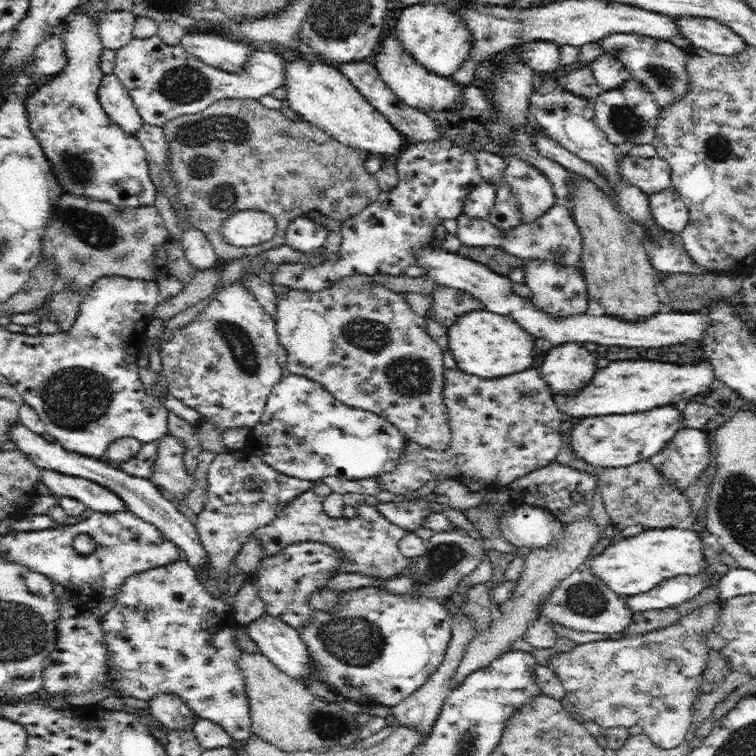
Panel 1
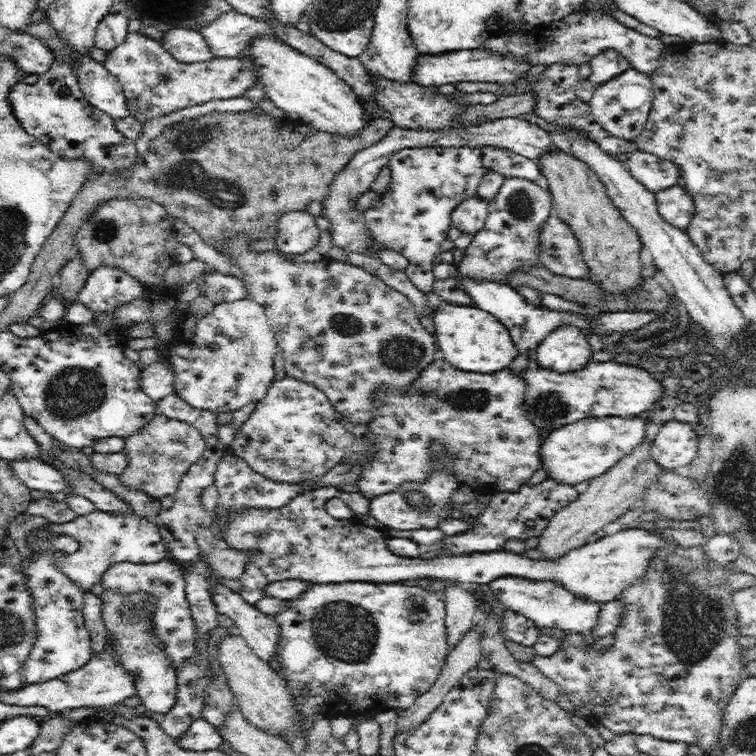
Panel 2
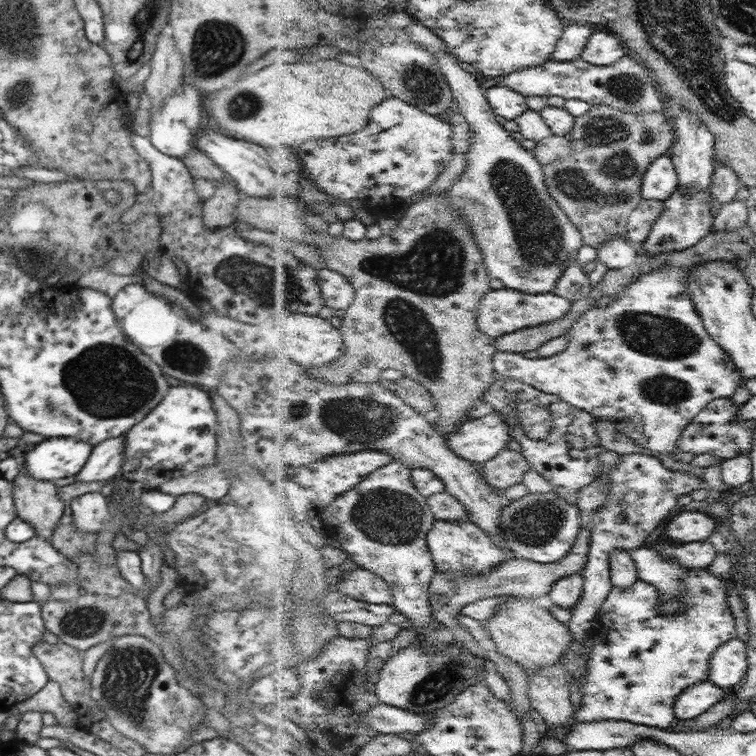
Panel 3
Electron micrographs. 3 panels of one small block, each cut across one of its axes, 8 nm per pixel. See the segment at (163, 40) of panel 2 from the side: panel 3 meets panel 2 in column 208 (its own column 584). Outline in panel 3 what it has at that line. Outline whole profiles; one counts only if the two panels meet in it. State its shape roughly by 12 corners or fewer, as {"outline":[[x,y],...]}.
{"outline":[[599,31],[582,57],[618,64],[630,49],[614,32]]}

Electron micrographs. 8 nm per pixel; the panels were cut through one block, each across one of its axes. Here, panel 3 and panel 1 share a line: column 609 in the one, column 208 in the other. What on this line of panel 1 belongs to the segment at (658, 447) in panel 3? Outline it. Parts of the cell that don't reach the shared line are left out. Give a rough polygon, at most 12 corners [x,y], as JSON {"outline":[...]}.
{"outline":[[224,287],[159,349],[171,393],[223,431],[282,378],[273,316]]}

